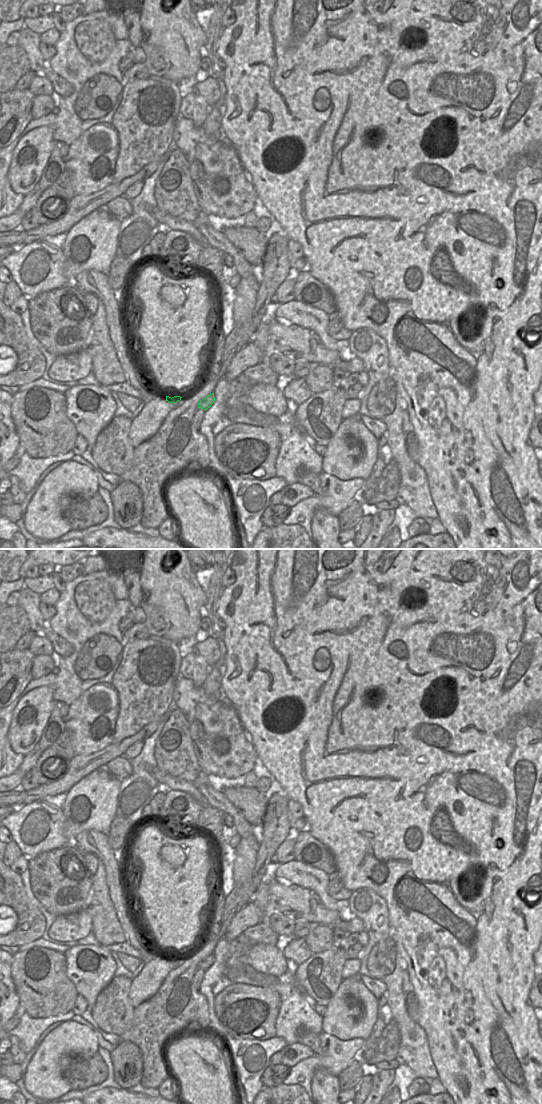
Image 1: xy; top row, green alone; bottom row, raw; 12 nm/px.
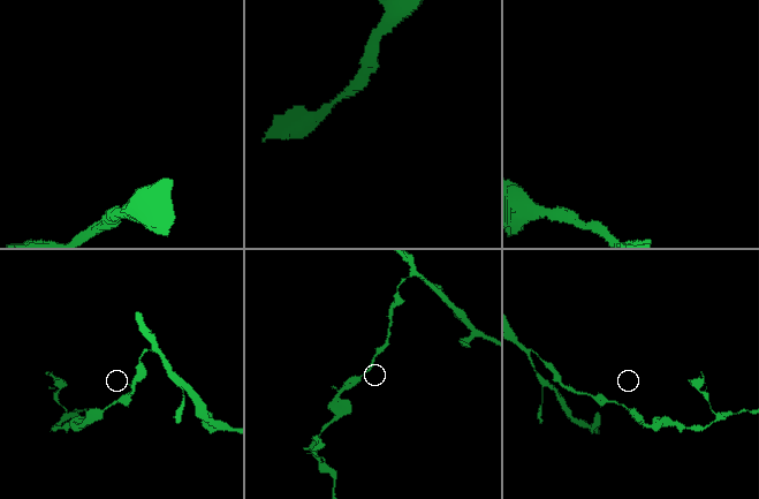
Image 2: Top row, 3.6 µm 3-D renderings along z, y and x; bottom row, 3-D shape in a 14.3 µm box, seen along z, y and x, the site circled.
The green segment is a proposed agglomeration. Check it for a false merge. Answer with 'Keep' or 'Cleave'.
Keep

